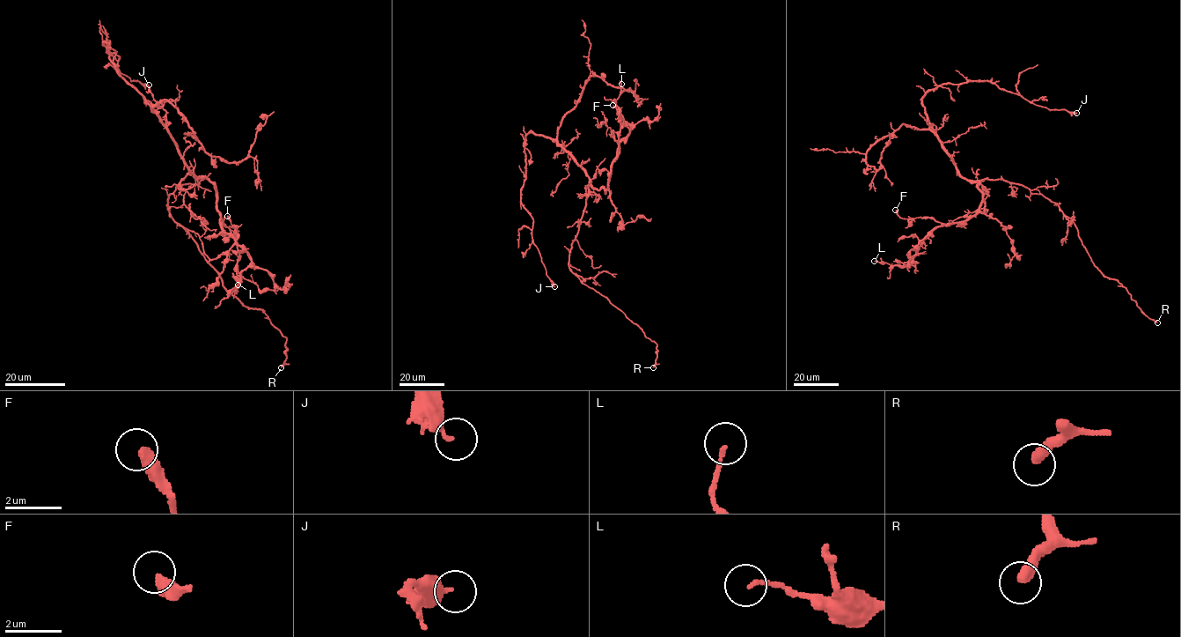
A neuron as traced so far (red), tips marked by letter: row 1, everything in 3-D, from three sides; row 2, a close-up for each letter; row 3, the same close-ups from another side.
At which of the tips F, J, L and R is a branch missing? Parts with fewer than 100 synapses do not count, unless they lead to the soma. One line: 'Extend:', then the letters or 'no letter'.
Extend: R

